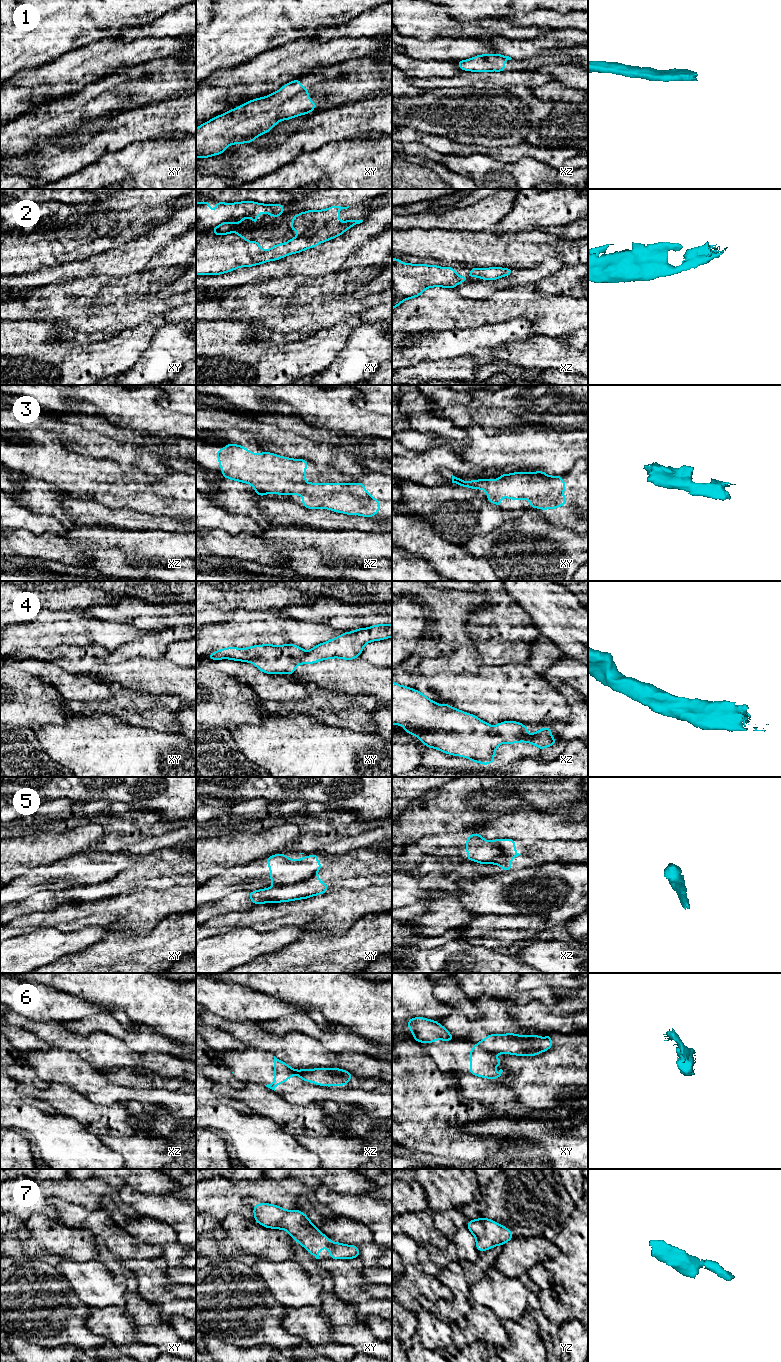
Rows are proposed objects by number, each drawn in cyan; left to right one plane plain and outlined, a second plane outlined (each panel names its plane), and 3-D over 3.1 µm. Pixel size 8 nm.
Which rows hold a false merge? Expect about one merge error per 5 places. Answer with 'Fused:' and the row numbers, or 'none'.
Fused: 5, 6

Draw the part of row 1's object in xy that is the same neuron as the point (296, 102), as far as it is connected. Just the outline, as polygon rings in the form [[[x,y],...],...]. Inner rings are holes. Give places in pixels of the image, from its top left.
[[[296,79],[267,97],[250,100],[201,124],[196,129],[196,158],[208,158],[221,154],[231,144],[250,143],[259,135],[270,131],[279,121],[312,112],[317,103],[312,102],[308,97],[309,90],[301,85],[299,79]]]

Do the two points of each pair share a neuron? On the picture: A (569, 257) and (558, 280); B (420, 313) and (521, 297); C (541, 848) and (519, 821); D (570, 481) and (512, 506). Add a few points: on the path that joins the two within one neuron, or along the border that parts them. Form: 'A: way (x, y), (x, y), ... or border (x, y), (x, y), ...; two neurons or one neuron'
A: border (564, 263), (577, 264); two neurons
B: way (445, 312), (479, 312), (496, 308); one neuron
C: border (559, 839), (534, 842), (531, 845); two neurons
D: way (556, 491), (526, 492); one neuron

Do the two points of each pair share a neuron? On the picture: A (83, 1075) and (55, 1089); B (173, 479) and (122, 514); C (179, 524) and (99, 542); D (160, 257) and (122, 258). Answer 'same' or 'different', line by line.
A: different
B: different
C: different
D: different

